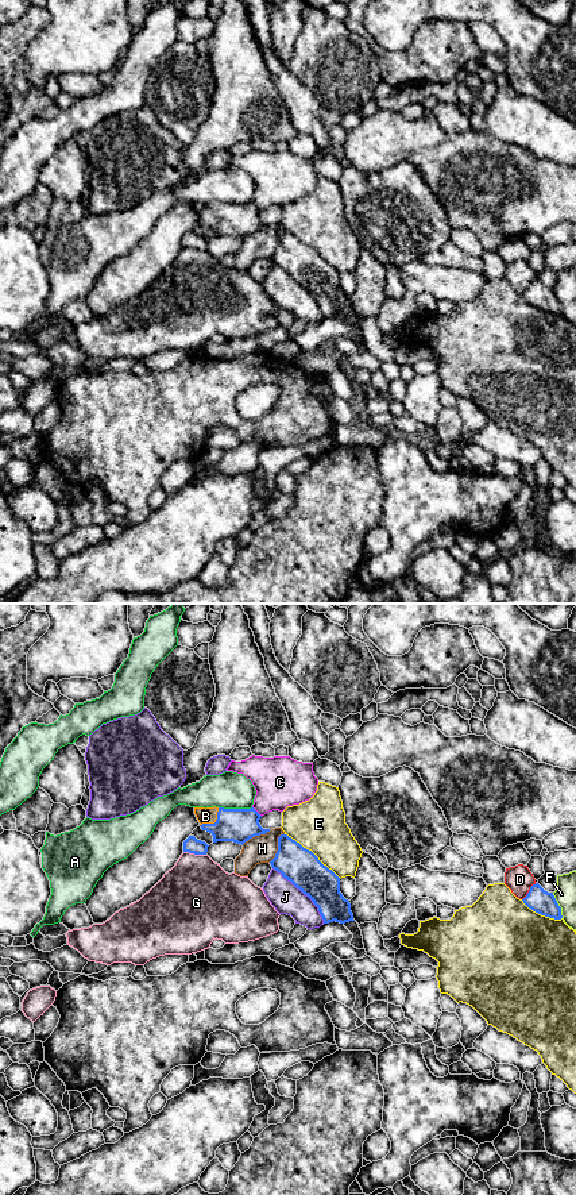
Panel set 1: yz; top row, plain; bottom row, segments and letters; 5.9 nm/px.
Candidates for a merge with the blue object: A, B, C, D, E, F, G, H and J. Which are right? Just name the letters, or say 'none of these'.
B

